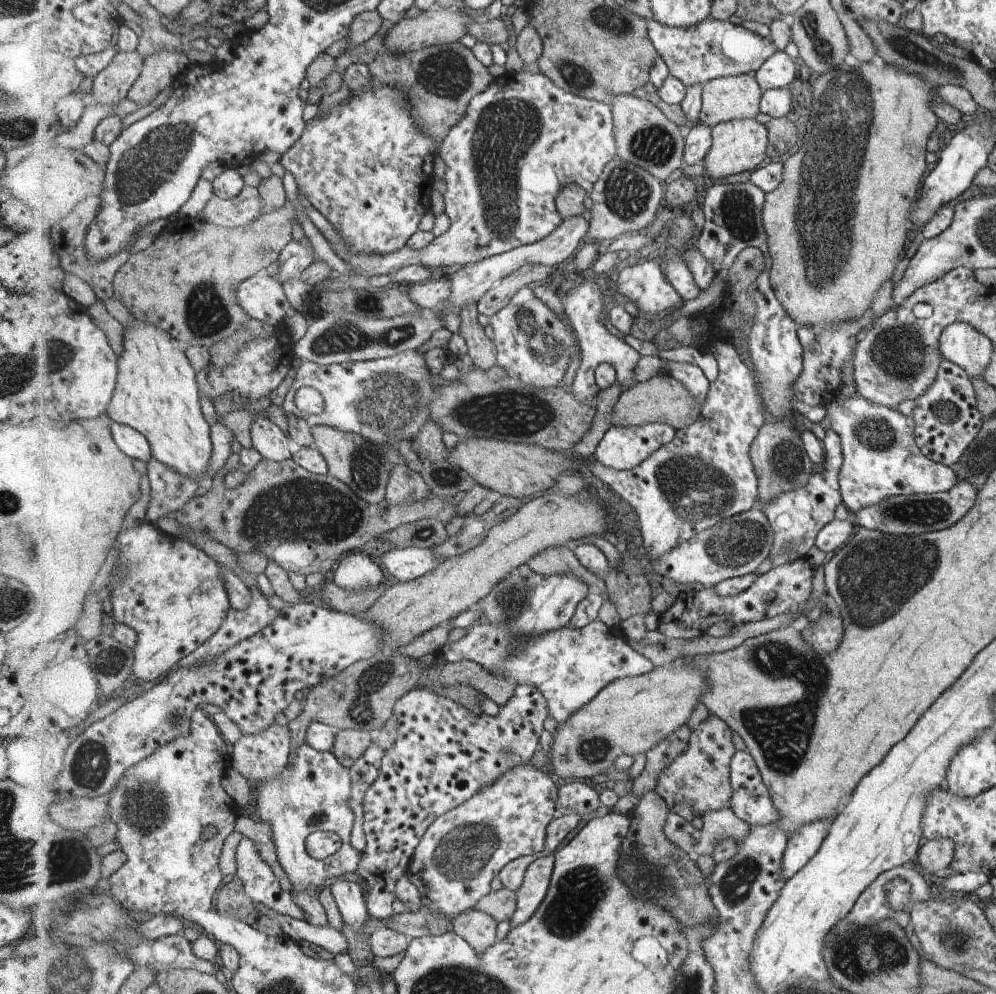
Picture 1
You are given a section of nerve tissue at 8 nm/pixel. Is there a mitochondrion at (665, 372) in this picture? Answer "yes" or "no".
no

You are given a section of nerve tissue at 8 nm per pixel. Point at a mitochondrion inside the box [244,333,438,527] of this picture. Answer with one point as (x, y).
(381, 405)

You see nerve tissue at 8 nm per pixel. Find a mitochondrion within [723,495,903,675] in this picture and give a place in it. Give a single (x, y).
(776, 510)

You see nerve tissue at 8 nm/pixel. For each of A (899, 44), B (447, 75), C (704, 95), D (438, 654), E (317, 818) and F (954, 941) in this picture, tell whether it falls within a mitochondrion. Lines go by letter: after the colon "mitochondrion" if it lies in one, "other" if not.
A: mitochondrion
B: mitochondrion
C: other
D: other
E: other
F: mitochondrion

